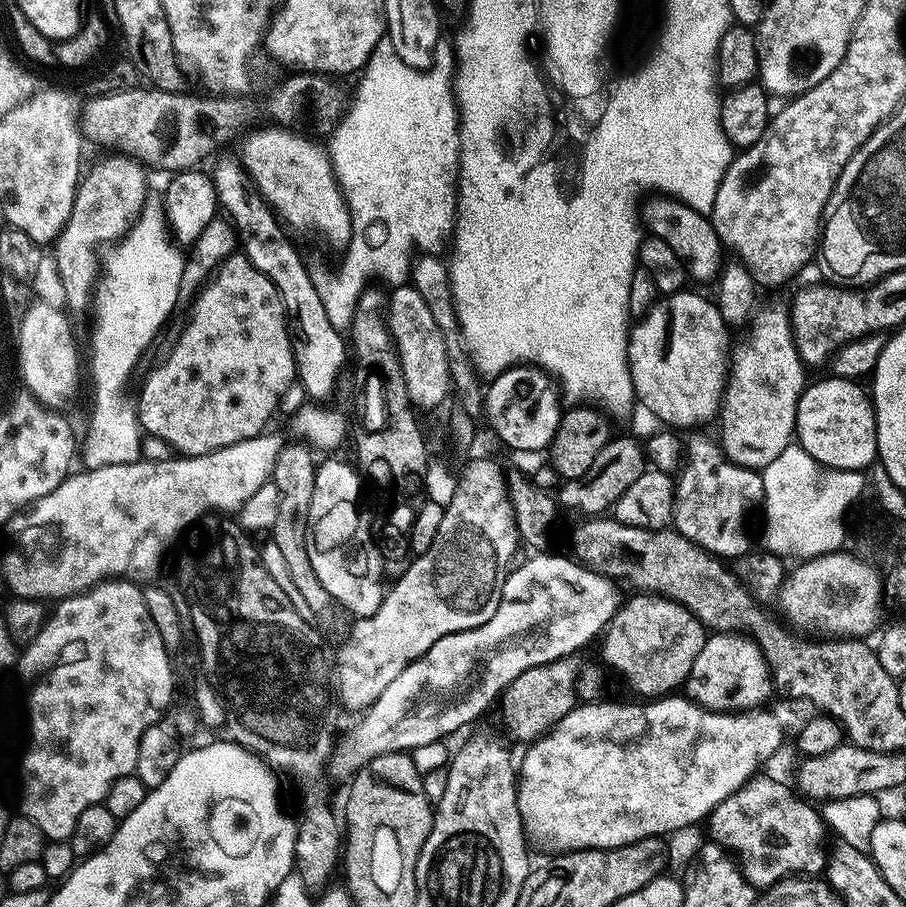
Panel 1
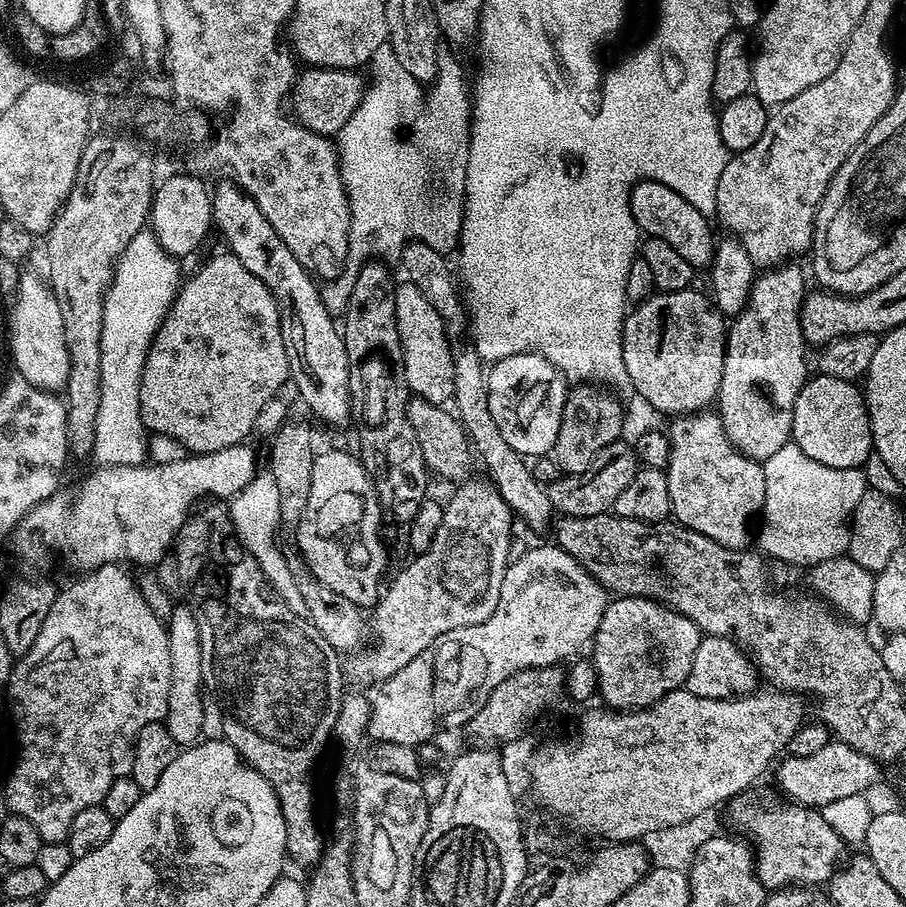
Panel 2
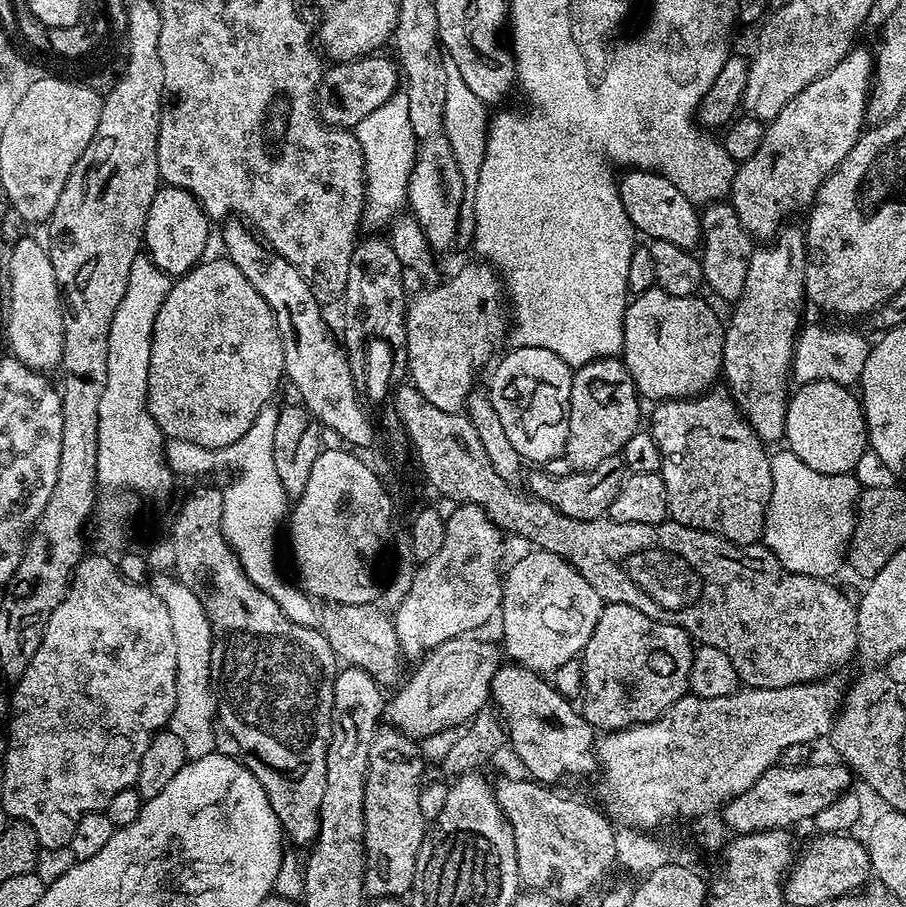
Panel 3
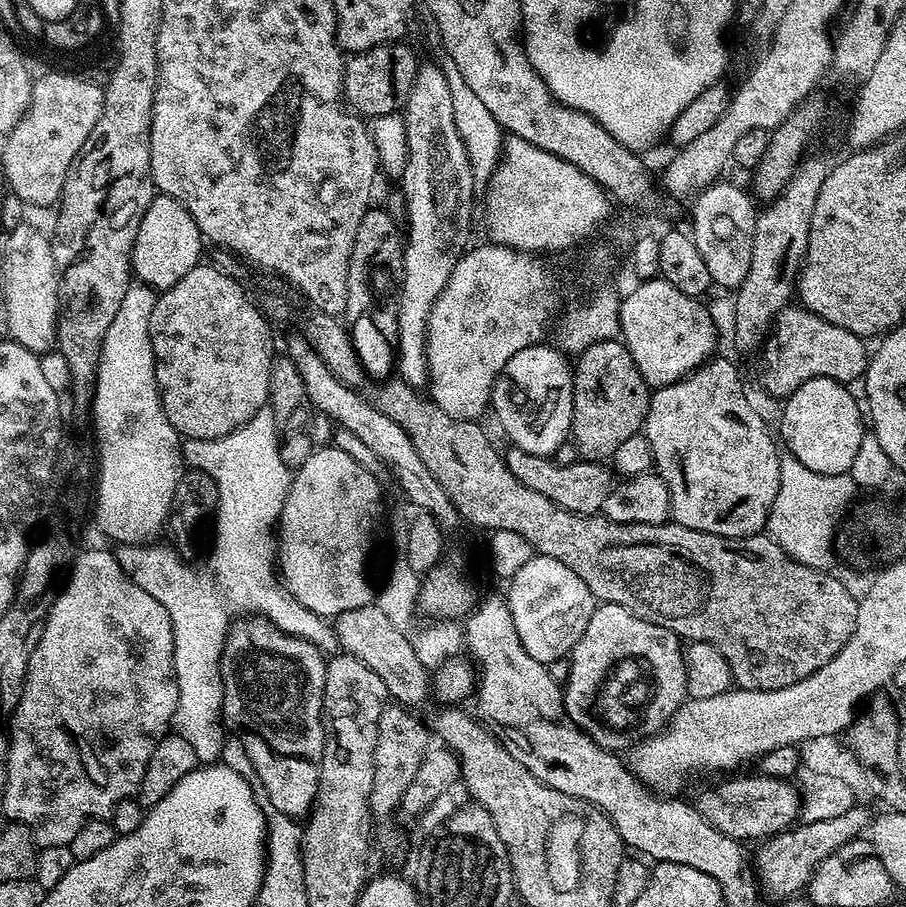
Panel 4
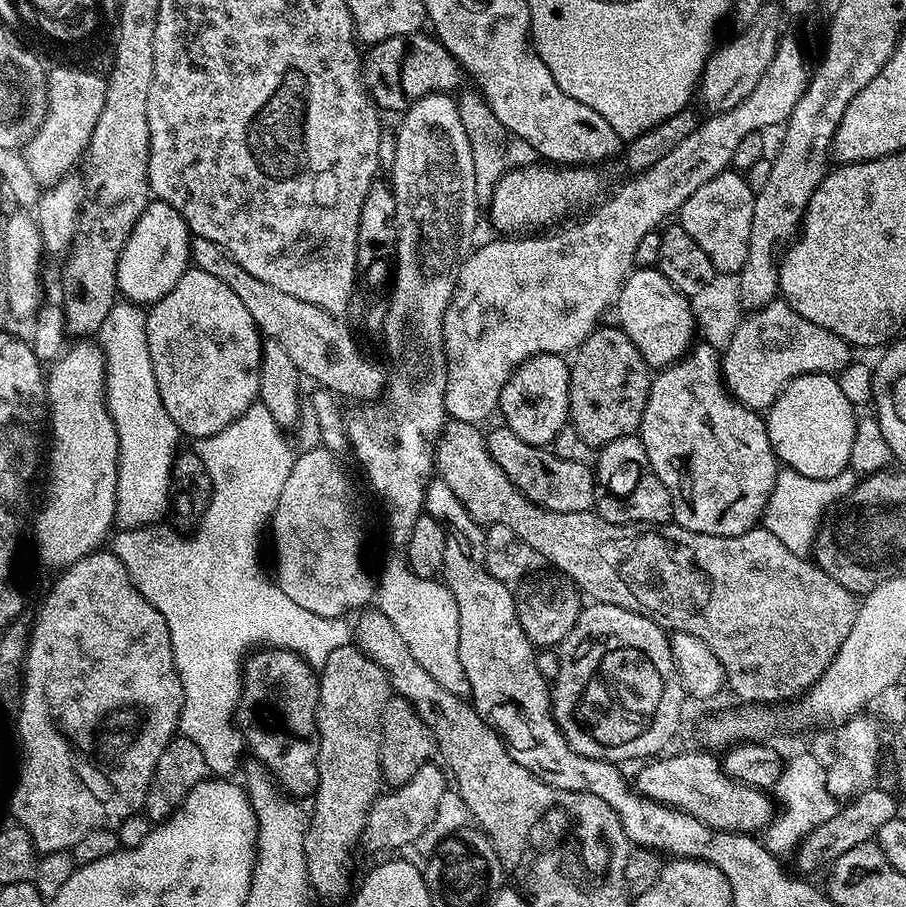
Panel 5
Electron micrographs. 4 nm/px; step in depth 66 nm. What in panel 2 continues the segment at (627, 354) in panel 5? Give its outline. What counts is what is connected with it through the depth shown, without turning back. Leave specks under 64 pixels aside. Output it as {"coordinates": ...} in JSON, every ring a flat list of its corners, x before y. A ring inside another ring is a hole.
{"coordinates":[[584,382,573,387,568,393,568,401,562,410,562,422,558,426,558,438,554,438,554,446,550,457,560,468,561,473,580,475,589,470,600,451,611,443,619,441,624,428,624,408,615,400,607,387,597,386,592,382]]}

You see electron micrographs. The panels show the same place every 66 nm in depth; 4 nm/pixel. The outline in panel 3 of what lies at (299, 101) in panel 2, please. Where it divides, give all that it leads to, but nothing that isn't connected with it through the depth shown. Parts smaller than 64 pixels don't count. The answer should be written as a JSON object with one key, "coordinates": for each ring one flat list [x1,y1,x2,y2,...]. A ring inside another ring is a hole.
{"coordinates":[[373,54,360,56,357,60,342,60,333,63,320,78,316,88,316,111,325,124,345,130,355,129,366,114,374,114,378,106,382,106,397,95,401,87,402,76,398,71,398,64,391,55]]}

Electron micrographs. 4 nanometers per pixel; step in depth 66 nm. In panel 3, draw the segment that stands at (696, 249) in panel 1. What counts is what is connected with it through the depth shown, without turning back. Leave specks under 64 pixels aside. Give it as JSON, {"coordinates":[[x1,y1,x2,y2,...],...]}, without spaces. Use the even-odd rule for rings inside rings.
{"coordinates":[[634,168,625,171,625,176,619,177,620,197,622,206,630,218,637,233,648,235,648,238,674,242,689,250,695,249,701,243,701,213,697,205,686,198,670,178,661,172,645,172,643,168]]}

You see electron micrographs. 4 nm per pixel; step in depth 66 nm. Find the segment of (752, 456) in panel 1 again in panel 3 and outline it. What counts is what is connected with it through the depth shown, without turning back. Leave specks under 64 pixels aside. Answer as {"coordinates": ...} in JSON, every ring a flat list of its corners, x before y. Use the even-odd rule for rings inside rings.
{"coordinates":[[785,226,772,237,771,240,761,243,759,247,753,251,750,258,749,273,746,274,745,286,742,289,741,296,731,305,732,317,726,320,724,329,724,367,722,369,723,379,728,379,726,384,727,391,731,392,732,400,736,403,736,407,749,428,765,442,771,440,780,440,784,434,784,423,786,422,786,414,788,413,788,401,790,399,790,369,792,366,792,348,796,345,797,335,802,327,802,319,800,320,800,311,806,305,806,293,804,290,804,271,808,268,808,254,806,251,806,236,804,240,804,232,800,228,791,228]]}

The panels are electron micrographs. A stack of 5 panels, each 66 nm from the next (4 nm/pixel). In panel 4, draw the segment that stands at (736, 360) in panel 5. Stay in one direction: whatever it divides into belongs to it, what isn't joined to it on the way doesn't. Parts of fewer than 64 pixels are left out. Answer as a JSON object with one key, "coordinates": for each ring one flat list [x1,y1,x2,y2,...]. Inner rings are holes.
{"coordinates":[[803,306,783,308,773,320,764,342,760,384,770,395,779,398,786,398,810,378,834,378,840,384,851,385,852,380,863,377,870,359,861,336,834,326,834,322,826,322,826,318,818,318,818,314]]}

